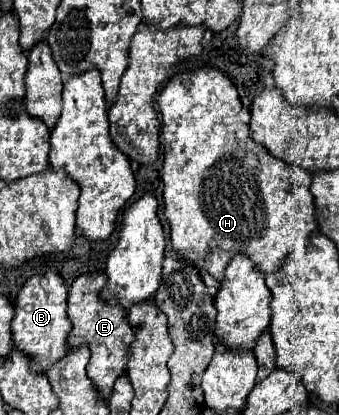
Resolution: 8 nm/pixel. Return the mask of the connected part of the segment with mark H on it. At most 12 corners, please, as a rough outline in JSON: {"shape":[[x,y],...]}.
{"shape":[[224,72],[160,92],[172,248],[222,282],[318,232],[312,176],[248,138]]}

